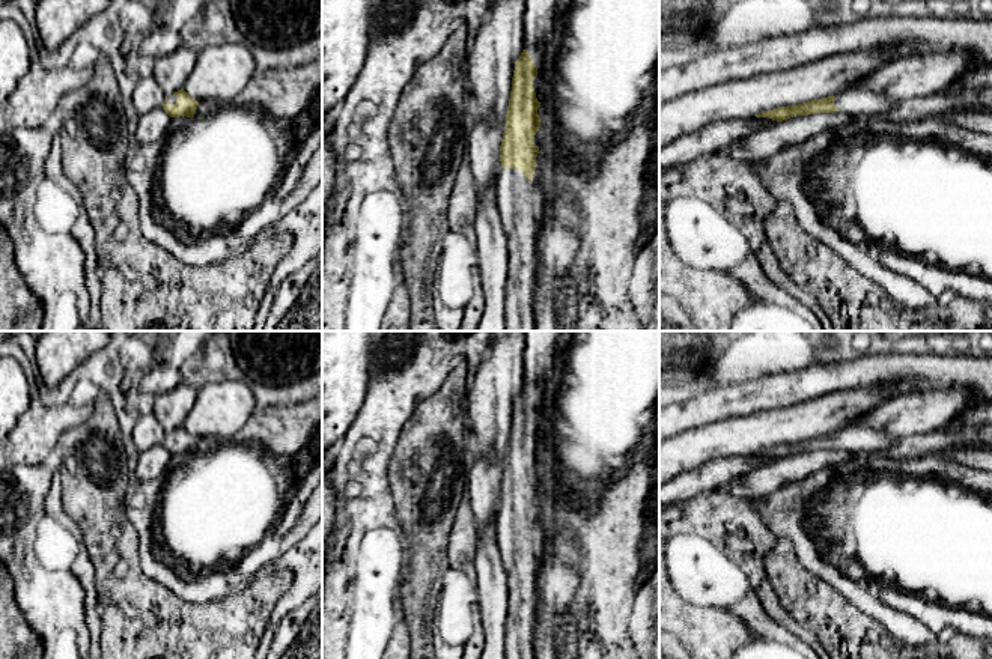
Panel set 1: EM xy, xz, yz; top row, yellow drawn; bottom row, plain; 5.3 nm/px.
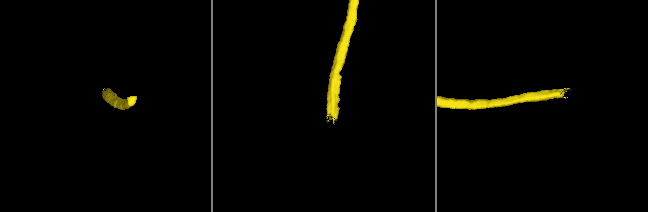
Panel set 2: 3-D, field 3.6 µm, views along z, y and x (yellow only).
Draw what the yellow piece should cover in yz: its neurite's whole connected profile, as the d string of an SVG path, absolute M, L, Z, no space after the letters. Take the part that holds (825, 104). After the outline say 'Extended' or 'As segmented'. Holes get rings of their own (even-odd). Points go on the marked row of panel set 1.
M852 89L841 92L837 96L813 99L798 105L778 107L754 116L783 122L790 117L808 116L814 113L841 111L846 114L876 114L888 111L897 101L899 99L885 93Z. Extended

